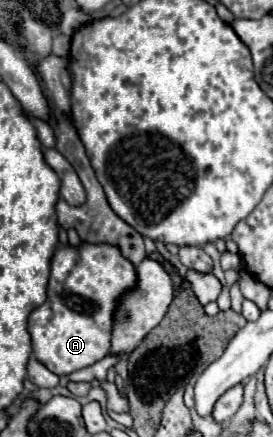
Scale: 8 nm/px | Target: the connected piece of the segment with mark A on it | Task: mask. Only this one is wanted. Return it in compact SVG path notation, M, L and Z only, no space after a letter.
M82 241L78 247L58 247L50 267L48 299L28 317L36 359L60 377L104 359L112 343L112 315L132 283L136 283L136 267L110 243Z

